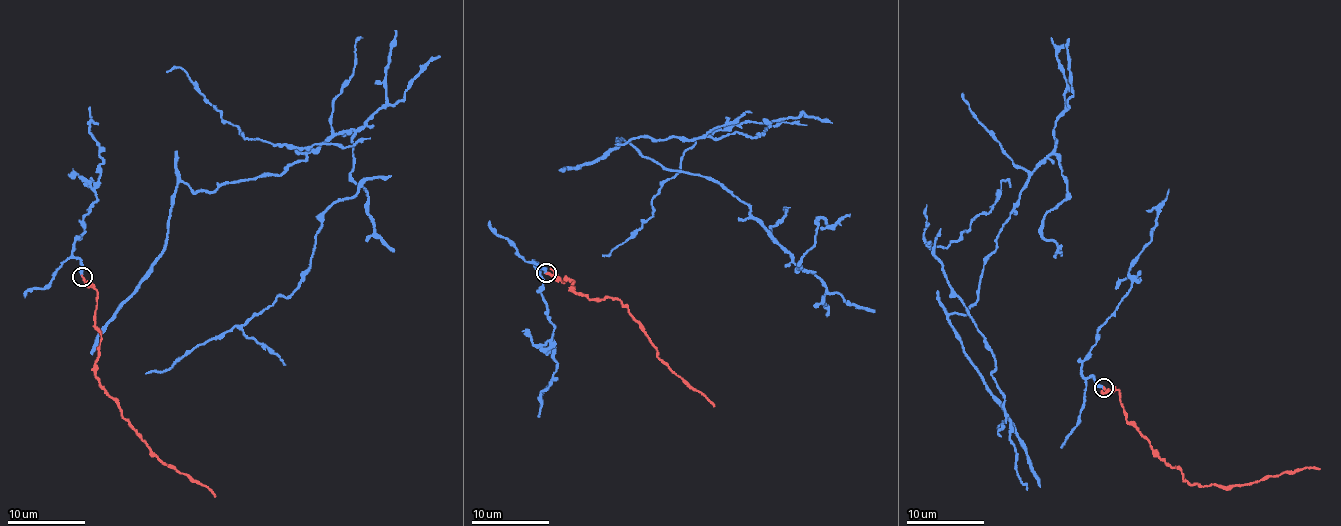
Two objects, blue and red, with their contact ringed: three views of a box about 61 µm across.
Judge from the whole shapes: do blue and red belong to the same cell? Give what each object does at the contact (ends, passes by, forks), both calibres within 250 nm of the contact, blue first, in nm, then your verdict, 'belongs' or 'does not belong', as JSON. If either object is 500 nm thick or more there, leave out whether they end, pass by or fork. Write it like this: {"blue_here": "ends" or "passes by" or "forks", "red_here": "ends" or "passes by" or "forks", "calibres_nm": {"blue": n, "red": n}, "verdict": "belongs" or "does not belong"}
{"blue_here": "ends", "red_here": "ends", "calibres_nm": {"blue": 280, "red": 200}, "verdict": "belongs"}

